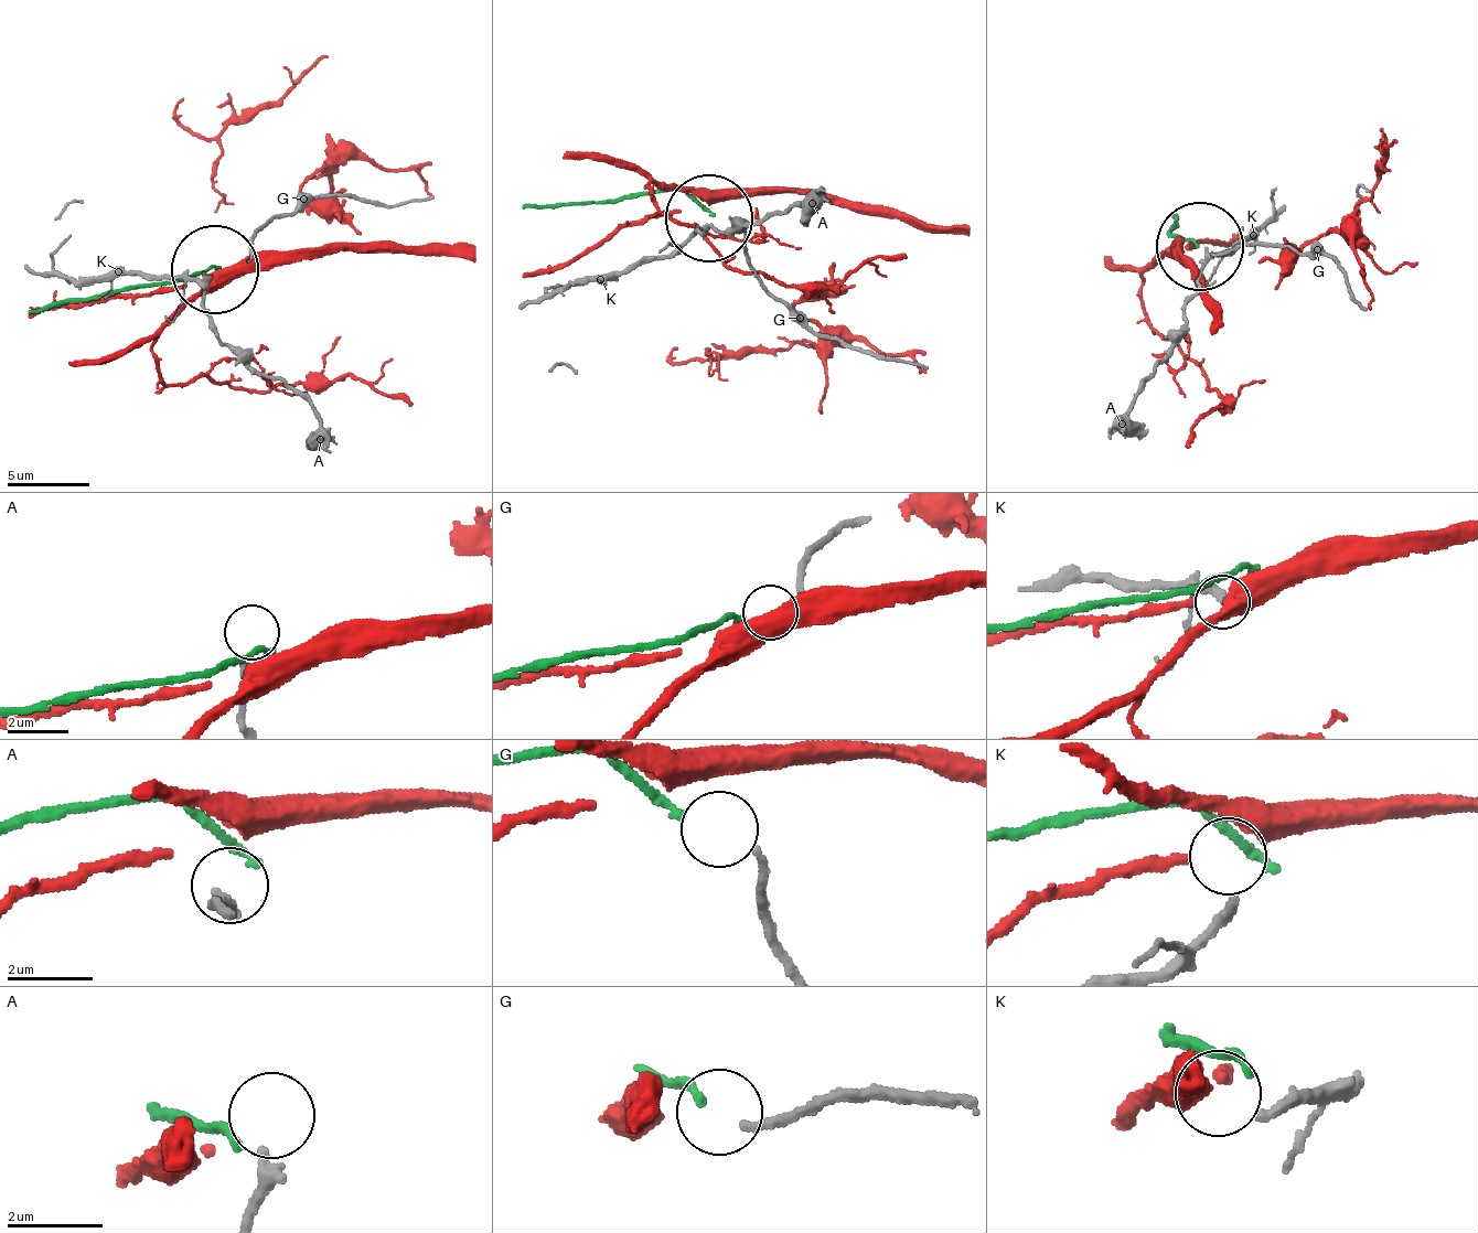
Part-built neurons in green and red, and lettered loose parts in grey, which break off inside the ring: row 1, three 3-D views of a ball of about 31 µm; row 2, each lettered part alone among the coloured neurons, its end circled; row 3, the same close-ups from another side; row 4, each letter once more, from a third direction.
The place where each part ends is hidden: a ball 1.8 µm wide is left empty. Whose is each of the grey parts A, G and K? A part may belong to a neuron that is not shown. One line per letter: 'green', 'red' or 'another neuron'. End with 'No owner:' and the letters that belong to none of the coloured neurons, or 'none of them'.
A: another neuron
G: green
K: red
No owner: A

